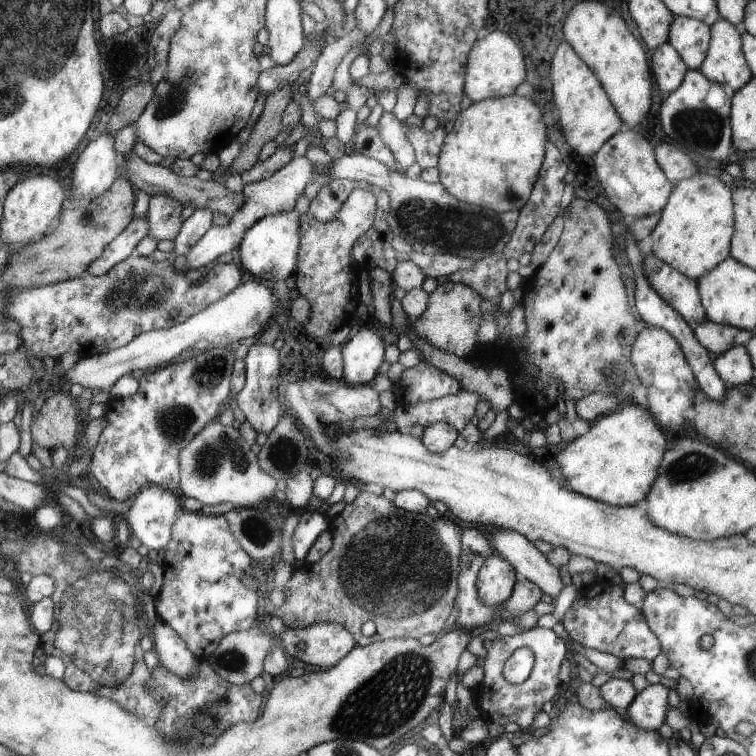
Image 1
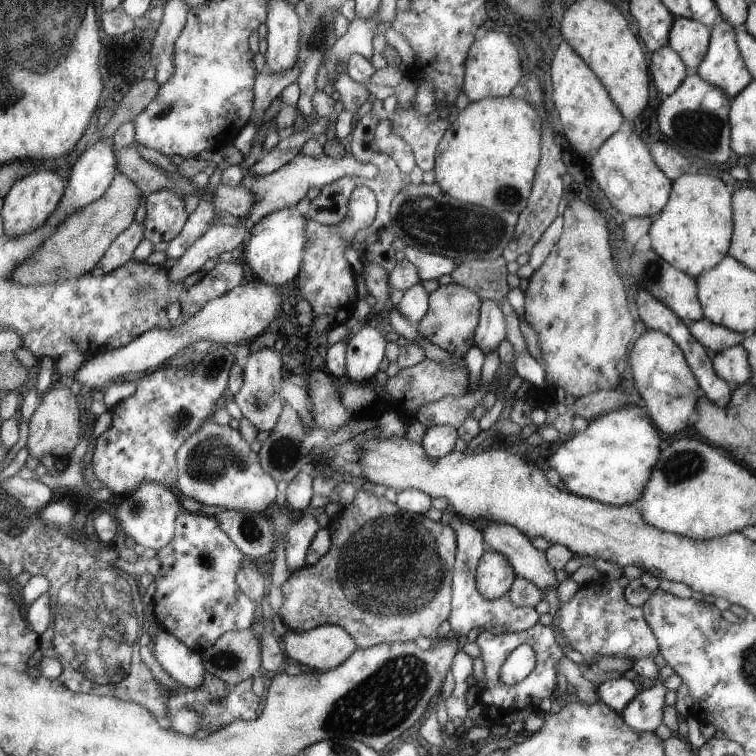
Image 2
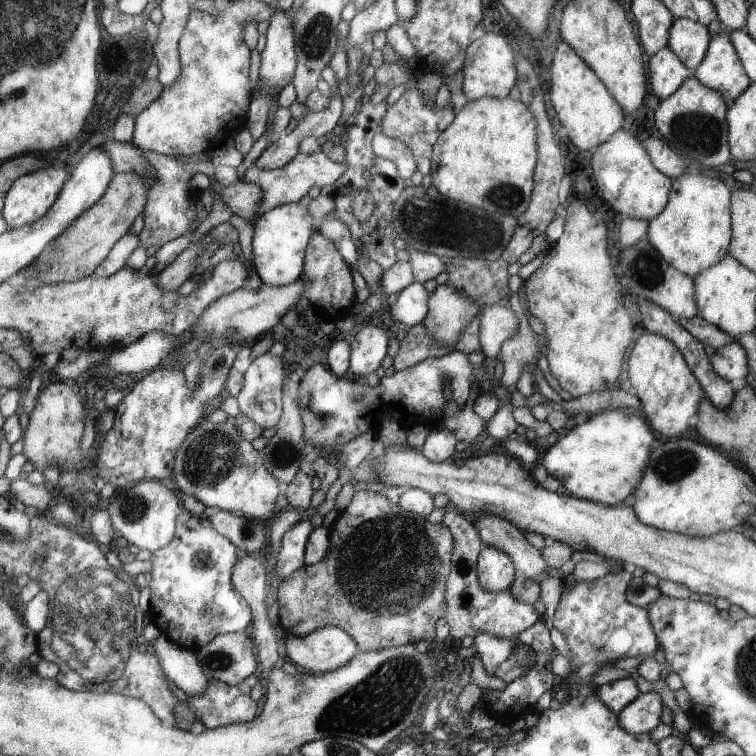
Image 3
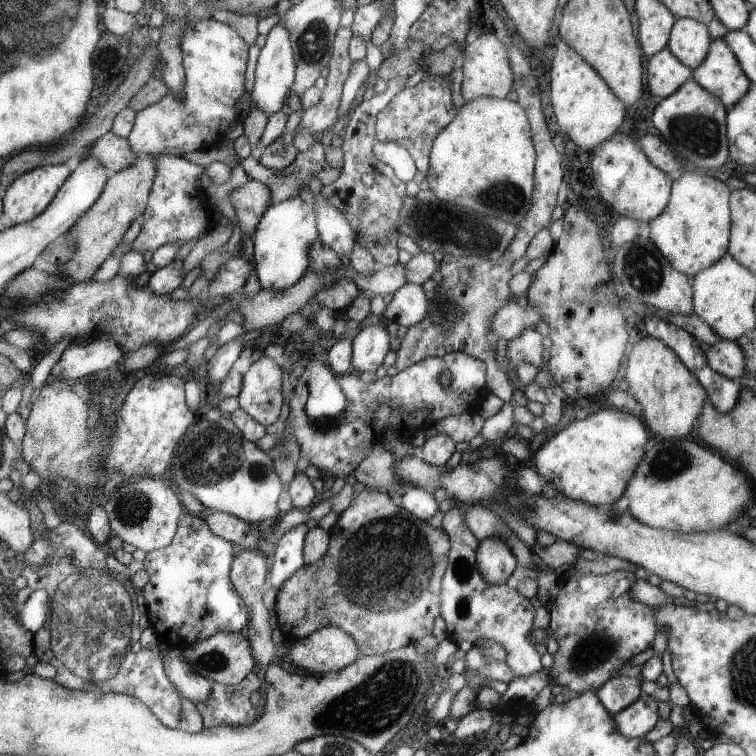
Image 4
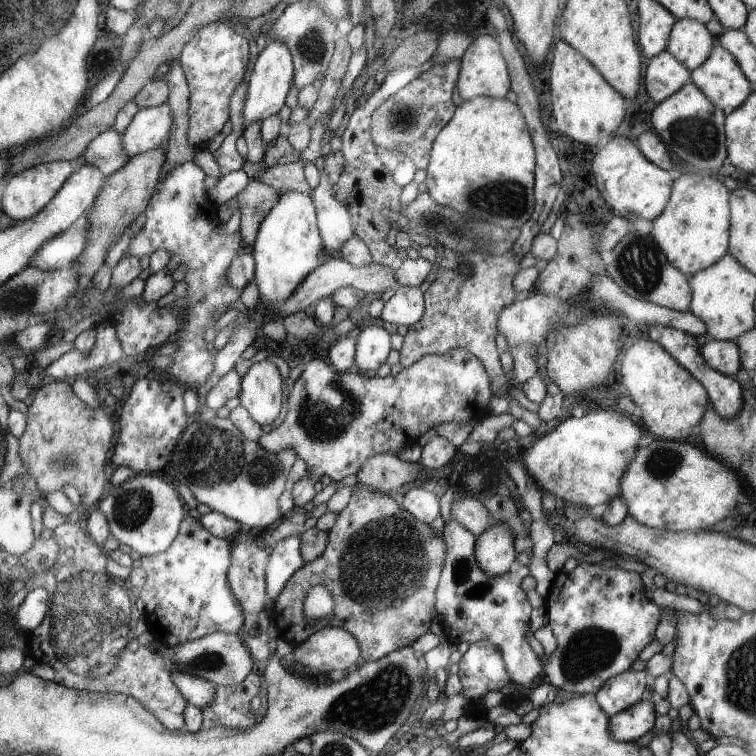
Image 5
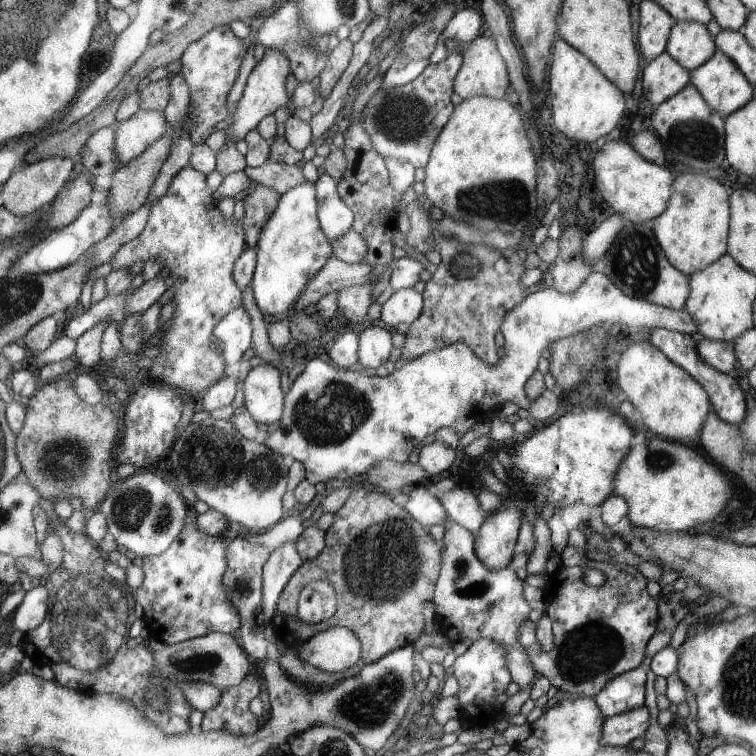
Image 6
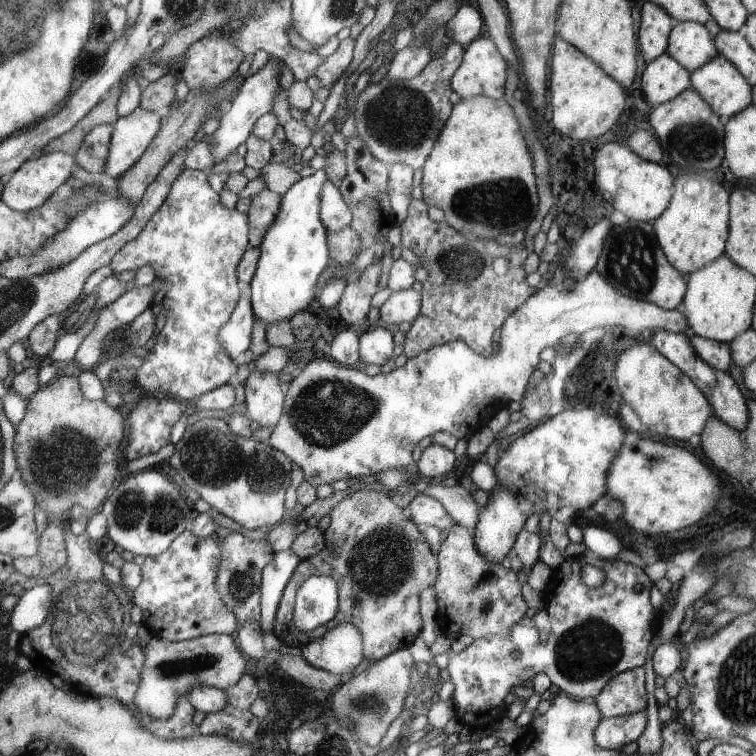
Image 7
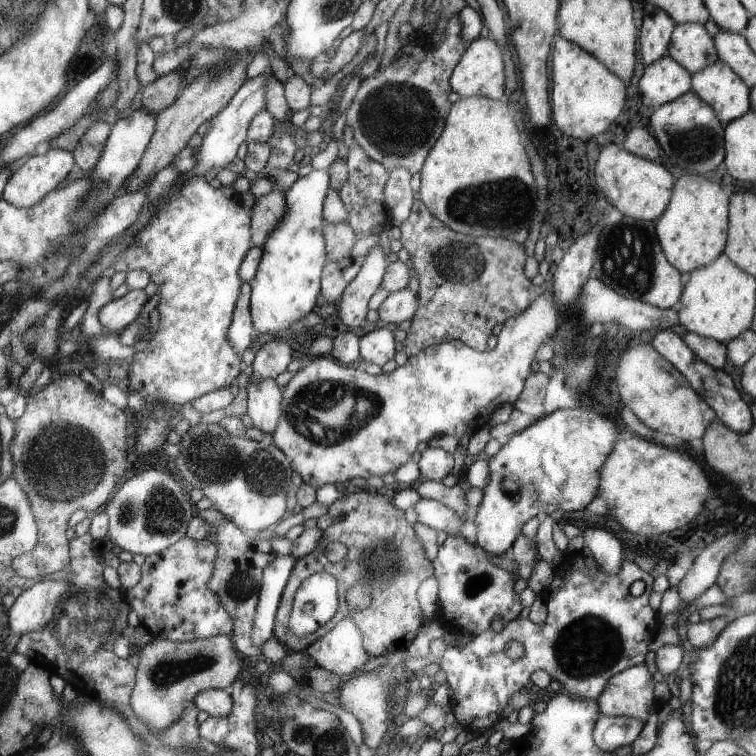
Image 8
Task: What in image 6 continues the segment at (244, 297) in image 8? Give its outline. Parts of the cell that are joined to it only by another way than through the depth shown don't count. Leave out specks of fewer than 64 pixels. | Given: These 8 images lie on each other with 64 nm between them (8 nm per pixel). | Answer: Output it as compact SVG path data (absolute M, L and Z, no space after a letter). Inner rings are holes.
M242 306L235 307L216 324L212 334L221 341L217 350L223 356L225 364L235 367L241 354L250 347L252 328L249 314Z

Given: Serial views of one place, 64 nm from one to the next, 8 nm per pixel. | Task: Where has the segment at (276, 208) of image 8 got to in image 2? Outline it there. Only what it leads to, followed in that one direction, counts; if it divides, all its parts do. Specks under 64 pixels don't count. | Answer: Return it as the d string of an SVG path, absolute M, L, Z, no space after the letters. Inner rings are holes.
M243 184L233 188L218 185L211 192L211 202L215 211L234 218L243 218L249 214L249 208L253 206L253 194Z

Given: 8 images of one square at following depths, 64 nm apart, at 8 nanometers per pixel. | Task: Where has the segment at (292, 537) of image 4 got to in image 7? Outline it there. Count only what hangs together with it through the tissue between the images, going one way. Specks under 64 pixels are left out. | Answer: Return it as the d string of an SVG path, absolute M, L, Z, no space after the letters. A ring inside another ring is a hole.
M290 549L272 553L272 558L263 568L260 580L260 630L262 636L272 630L276 608L287 581L300 558Z

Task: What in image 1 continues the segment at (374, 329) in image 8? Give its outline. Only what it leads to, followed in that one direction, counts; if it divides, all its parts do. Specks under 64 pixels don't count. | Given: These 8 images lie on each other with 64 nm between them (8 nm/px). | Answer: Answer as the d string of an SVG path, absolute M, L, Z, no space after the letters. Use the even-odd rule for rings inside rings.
M369 328L355 329L341 344L342 379L346 384L370 384L383 362L383 342Z

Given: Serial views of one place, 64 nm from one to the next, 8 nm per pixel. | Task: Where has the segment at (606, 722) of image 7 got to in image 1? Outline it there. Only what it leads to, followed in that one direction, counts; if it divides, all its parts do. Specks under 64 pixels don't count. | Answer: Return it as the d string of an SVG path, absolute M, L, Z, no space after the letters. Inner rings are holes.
M651 678L651 684L631 700L625 708L629 724L647 731L657 731L664 724L665 714L670 706L667 703L669 689Z

